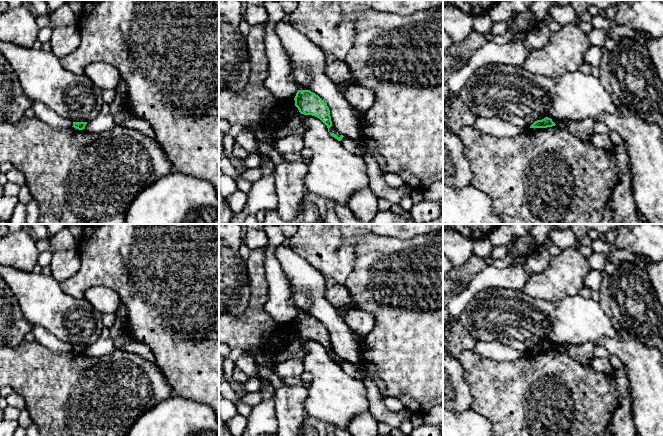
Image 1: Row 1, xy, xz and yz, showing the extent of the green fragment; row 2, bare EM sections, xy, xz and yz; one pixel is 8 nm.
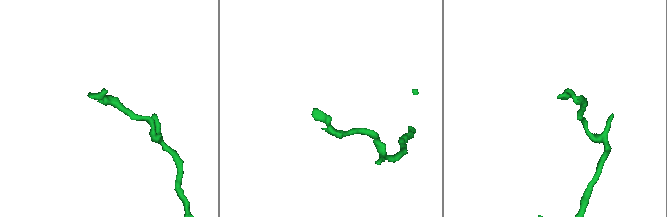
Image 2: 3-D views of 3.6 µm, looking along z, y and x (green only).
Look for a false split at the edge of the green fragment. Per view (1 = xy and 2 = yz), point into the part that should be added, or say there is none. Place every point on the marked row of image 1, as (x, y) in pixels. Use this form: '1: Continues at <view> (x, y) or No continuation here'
1: No continuation here
2: No continuation here

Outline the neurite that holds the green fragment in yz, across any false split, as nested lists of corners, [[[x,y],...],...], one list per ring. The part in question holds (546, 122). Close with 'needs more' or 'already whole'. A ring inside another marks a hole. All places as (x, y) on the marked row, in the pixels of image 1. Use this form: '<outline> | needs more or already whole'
[[[545,117],[542,120],[535,121],[530,128],[547,128],[555,126],[556,124],[552,121],[551,118]]] | already whole

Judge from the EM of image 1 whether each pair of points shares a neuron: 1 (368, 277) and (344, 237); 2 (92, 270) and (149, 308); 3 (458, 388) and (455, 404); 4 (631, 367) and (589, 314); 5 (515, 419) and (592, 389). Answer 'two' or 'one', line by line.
1: two
2: one
3: one
4: two
5: one

